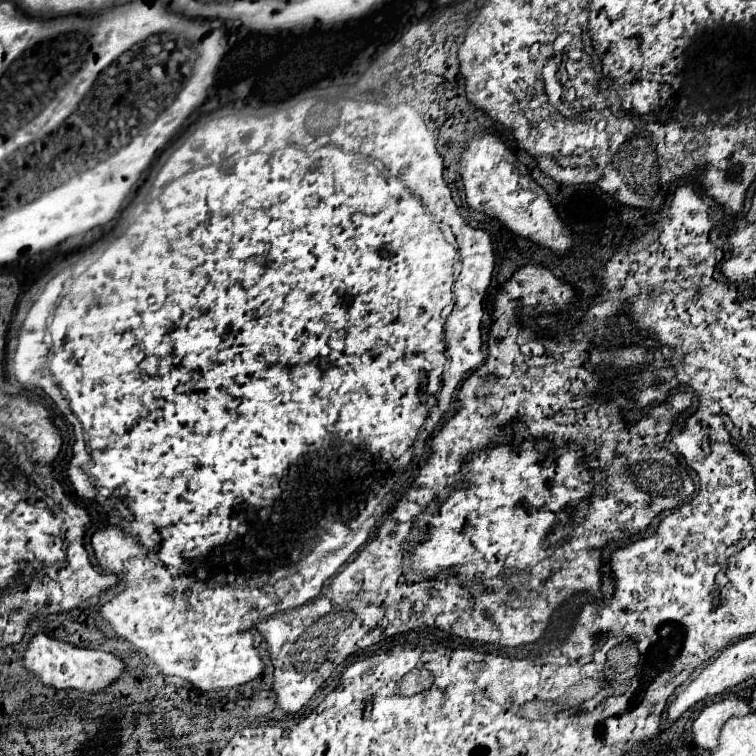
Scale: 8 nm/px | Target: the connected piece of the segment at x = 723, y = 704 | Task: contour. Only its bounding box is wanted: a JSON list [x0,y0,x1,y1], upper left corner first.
[693,698,751,750]

